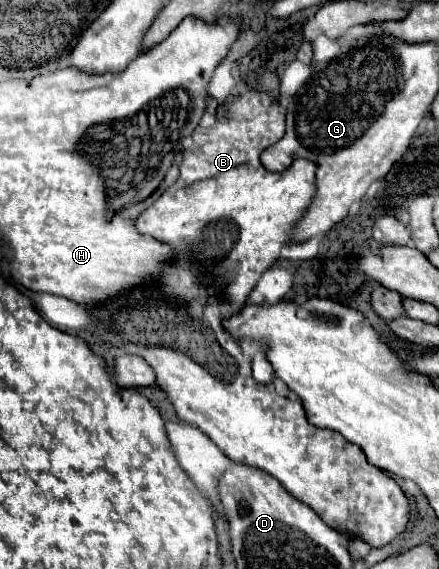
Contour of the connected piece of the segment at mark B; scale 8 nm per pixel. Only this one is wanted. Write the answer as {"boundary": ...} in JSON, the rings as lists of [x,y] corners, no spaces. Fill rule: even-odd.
{"boundary":[[[246,93],[234,97],[228,115],[216,121],[216,125],[206,127],[206,131],[202,127],[196,129],[192,135],[194,145],[184,151],[178,181],[136,221],[138,233],[174,247],[172,265],[166,267],[168,273],[164,273],[160,285],[154,283],[148,289],[134,289],[104,305],[92,307],[102,329],[90,327],[90,331],[100,333],[100,337],[108,335],[108,341],[126,353],[142,355],[154,369],[158,385],[172,399],[176,415],[202,429],[232,461],[258,467],[276,477],[292,497],[312,507],[328,527],[346,539],[362,539],[378,549],[394,541],[408,525],[410,501],[398,483],[370,465],[362,449],[342,435],[310,425],[298,399],[280,397],[272,383],[256,383],[250,361],[244,359],[240,345],[222,331],[220,323],[222,317],[238,313],[262,273],[280,257],[282,247],[290,245],[292,227],[304,217],[316,195],[316,165],[312,161],[294,159],[282,173],[272,173],[260,163],[260,153],[284,137],[284,115],[284,107],[270,93]],[[216,281],[218,291],[226,293],[226,301],[216,299]]]}

